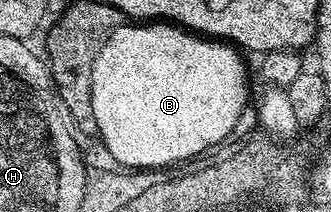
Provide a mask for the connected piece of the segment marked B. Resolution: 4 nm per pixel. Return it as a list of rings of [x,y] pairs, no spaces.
[[[125,22],[116,28],[103,42],[99,54],[95,58],[95,66],[91,70],[91,110],[97,123],[97,136],[106,144],[121,166],[129,170],[138,169],[168,169],[180,160],[189,160],[200,152],[216,146],[220,140],[228,138],[235,132],[239,122],[239,114],[247,107],[245,100],[249,96],[249,88],[245,85],[245,64],[241,61],[242,53],[236,47],[222,42],[217,38],[206,38],[194,34],[180,26],[169,22]]]

